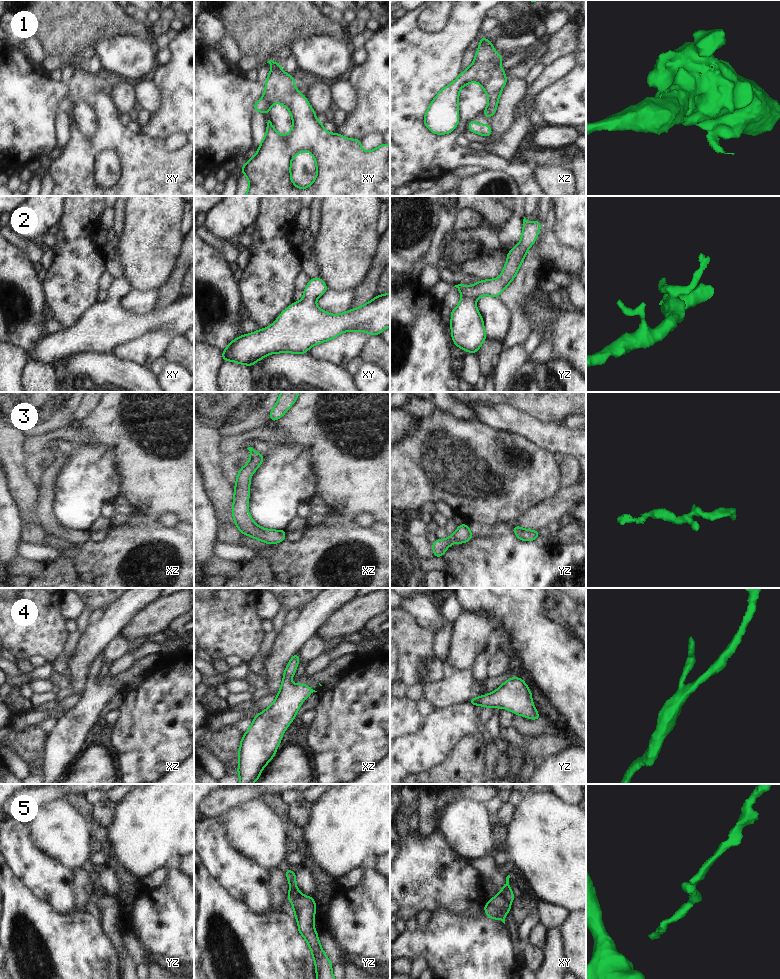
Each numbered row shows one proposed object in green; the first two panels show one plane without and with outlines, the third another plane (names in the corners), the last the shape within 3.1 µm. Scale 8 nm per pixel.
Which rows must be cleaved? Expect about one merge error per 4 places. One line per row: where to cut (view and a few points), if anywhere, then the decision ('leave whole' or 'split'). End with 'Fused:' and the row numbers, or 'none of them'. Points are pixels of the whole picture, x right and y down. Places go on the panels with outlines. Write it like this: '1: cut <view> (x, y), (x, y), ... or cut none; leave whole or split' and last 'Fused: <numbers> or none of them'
1: cut none; leave whole
2: cut none; leave whole
3: cut none; leave whole
4: cut none; leave whole
5: cut xy (499, 893), (509, 903); split
Fused: 5

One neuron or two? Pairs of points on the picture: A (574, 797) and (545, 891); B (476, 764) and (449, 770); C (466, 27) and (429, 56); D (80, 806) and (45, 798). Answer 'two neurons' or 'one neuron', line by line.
A: two neurons
B: one neuron
C: one neuron
D: two neurons

